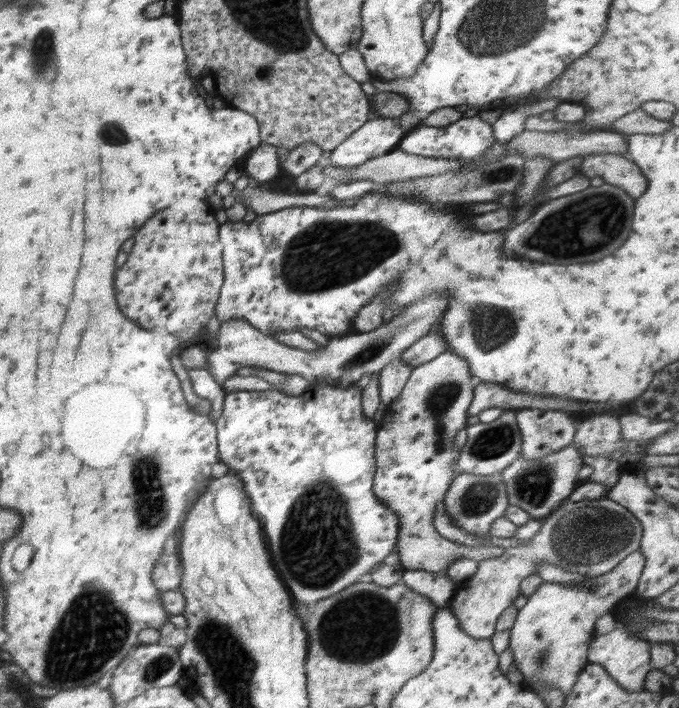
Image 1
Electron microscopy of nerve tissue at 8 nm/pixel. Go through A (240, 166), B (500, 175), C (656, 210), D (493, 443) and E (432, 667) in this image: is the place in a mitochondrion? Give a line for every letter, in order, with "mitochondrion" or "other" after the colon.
A: other
B: mitochondrion
C: other
D: mitochondrion
E: other

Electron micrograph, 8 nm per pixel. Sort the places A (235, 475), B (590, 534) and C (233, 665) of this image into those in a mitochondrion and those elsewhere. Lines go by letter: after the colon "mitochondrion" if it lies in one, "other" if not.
A: other
B: mitochondrion
C: mitochondrion

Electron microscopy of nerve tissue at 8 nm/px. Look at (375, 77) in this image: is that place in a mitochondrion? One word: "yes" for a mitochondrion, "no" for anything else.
no

